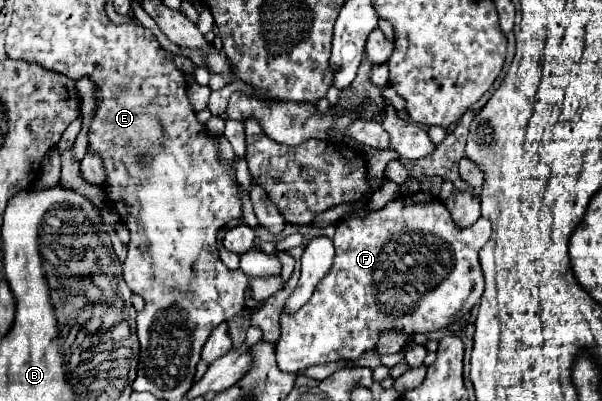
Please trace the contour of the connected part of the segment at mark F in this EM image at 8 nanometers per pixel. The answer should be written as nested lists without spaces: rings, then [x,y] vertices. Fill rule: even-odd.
[[[415,192],[415,194],[405,194],[395,198],[393,202],[389,202],[383,210],[377,212],[369,212],[367,216],[347,216],[343,220],[337,222],[337,232],[333,238],[333,246],[335,246],[335,258],[333,258],[333,266],[329,270],[329,274],[317,284],[311,300],[295,314],[295,316],[287,316],[285,312],[281,314],[281,338],[277,344],[277,364],[283,372],[297,372],[303,368],[309,368],[313,364],[327,364],[327,362],[337,362],[337,360],[357,360],[363,352],[373,350],[377,344],[377,338],[383,330],[389,328],[401,328],[407,334],[417,334],[417,332],[433,332],[433,330],[441,330],[445,328],[463,308],[463,304],[467,302],[467,298],[471,296],[471,292],[483,292],[483,272],[479,266],[479,250],[487,244],[487,240],[491,238],[491,224],[485,218],[479,218],[473,226],[469,228],[459,228],[453,220],[449,210],[431,194],[425,192]]]

